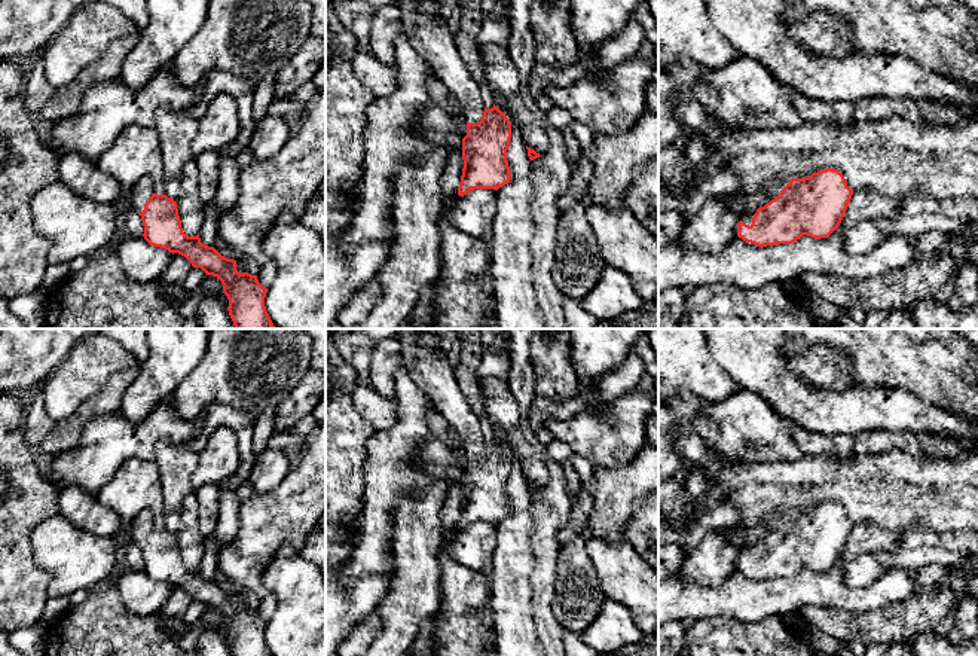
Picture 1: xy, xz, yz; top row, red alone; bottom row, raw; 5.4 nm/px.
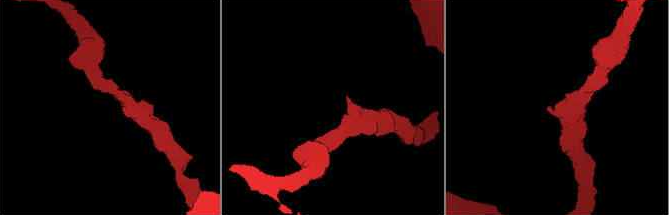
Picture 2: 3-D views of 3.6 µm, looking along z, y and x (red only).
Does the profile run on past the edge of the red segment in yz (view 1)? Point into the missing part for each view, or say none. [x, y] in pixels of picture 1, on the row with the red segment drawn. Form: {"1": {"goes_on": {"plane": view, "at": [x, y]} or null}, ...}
{"1": {"goes_on": {"plane": "yz", "at": [746, 217]}}}

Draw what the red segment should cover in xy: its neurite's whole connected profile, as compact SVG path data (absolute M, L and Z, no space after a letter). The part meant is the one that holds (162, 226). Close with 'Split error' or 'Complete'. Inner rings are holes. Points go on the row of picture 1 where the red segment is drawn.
M137 184L125 204L140 213L144 226L143 237L150 245L165 248L172 254L178 253L193 268L201 268L207 275L221 281L235 329L275 329L265 306L268 289L259 283L257 275L239 274L236 260L202 244L199 235L186 235L174 199Z. Split error

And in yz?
M834 168L820 170L804 179L780 177L779 186L771 186L754 205L748 207L737 223L737 237L758 247L792 244L803 235L820 239L828 238L841 223L853 190L847 186L844 176Z. Split error

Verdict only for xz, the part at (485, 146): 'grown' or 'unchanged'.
grown

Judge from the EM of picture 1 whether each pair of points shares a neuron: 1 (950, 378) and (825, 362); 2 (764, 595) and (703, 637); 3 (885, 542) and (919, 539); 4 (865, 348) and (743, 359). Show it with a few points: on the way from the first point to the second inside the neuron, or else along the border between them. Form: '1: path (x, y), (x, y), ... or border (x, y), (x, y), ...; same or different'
1: path (919, 362), (856, 362); same
2: border (763, 619), (740, 622), (702, 618), (694, 622); different
3: border (901, 534), (898, 540); different
4: border (782, 344), (781, 350), (789, 360); different

